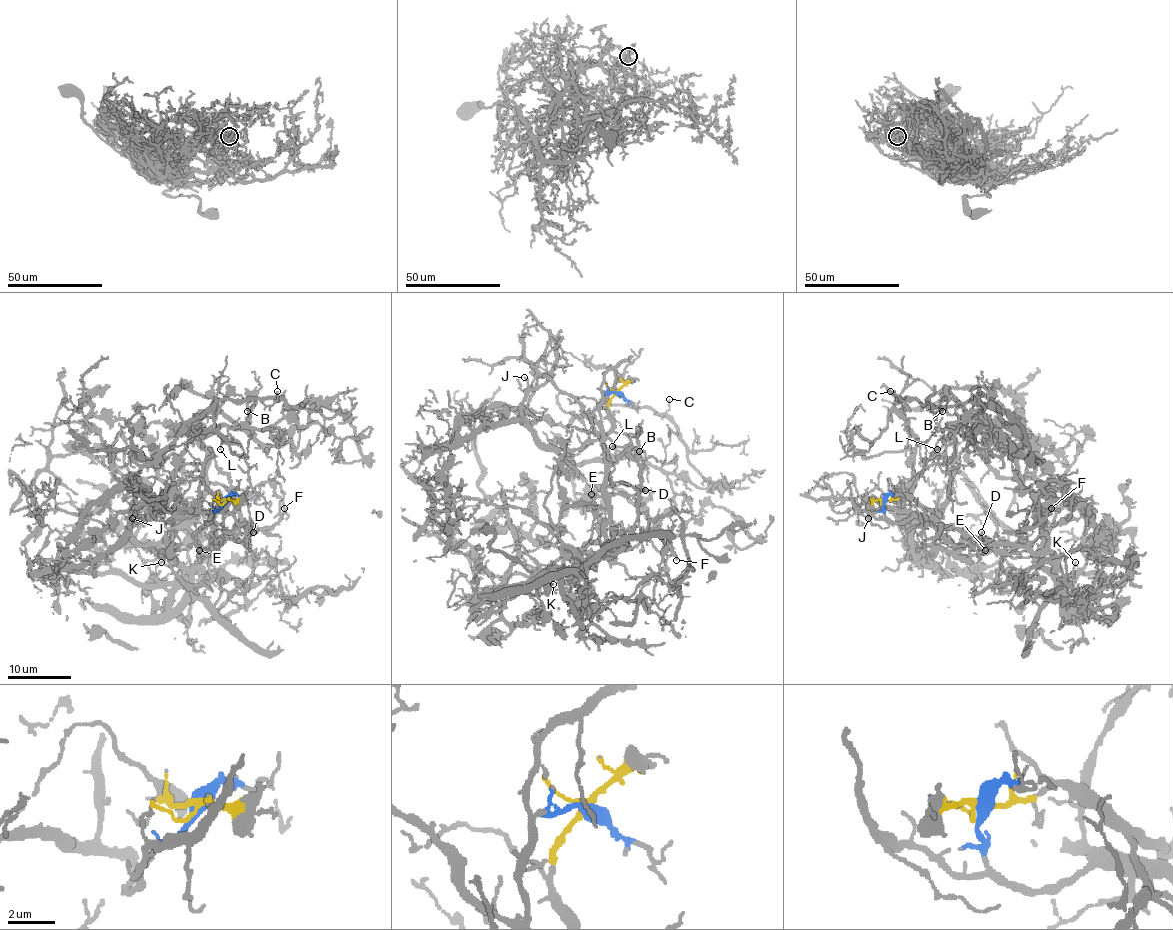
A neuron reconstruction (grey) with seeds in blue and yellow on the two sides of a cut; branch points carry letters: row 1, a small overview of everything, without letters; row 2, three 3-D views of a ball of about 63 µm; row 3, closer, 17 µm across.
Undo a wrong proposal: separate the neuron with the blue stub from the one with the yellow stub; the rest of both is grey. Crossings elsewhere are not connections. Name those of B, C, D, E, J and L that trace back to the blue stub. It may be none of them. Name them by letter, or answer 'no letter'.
D

